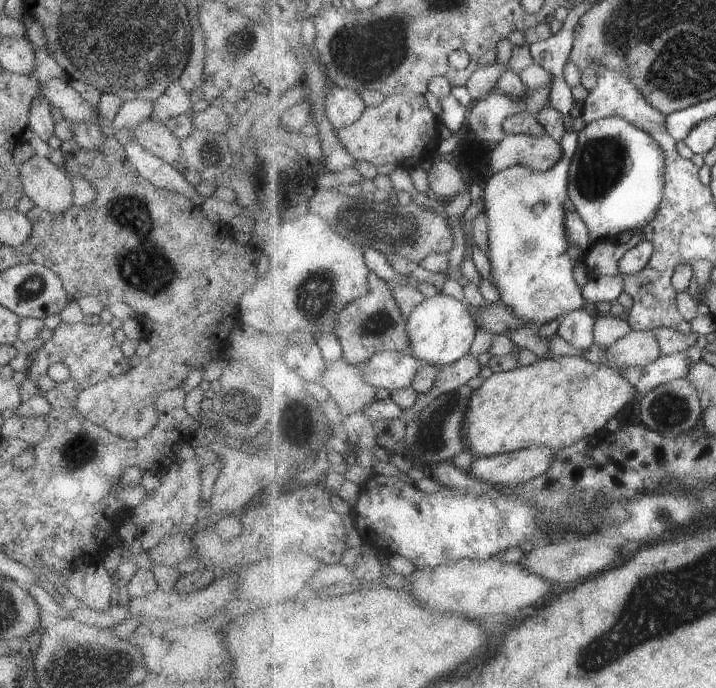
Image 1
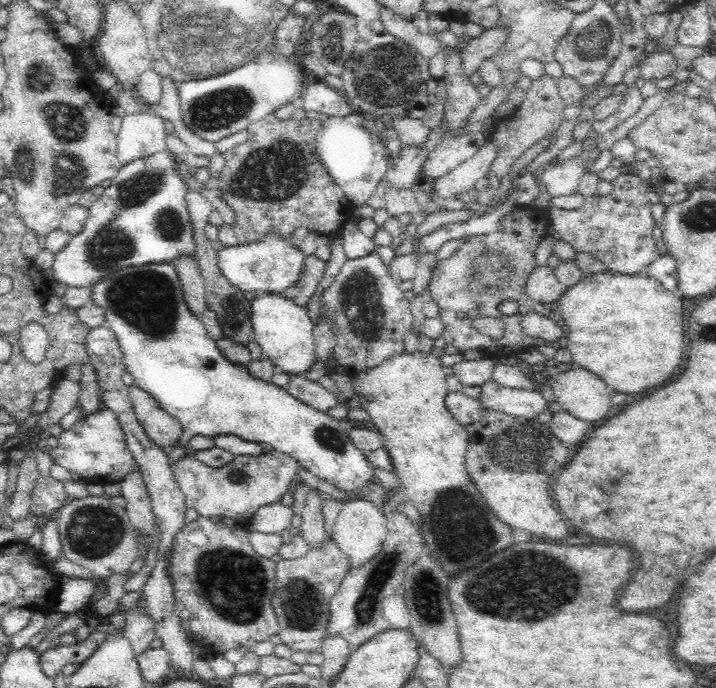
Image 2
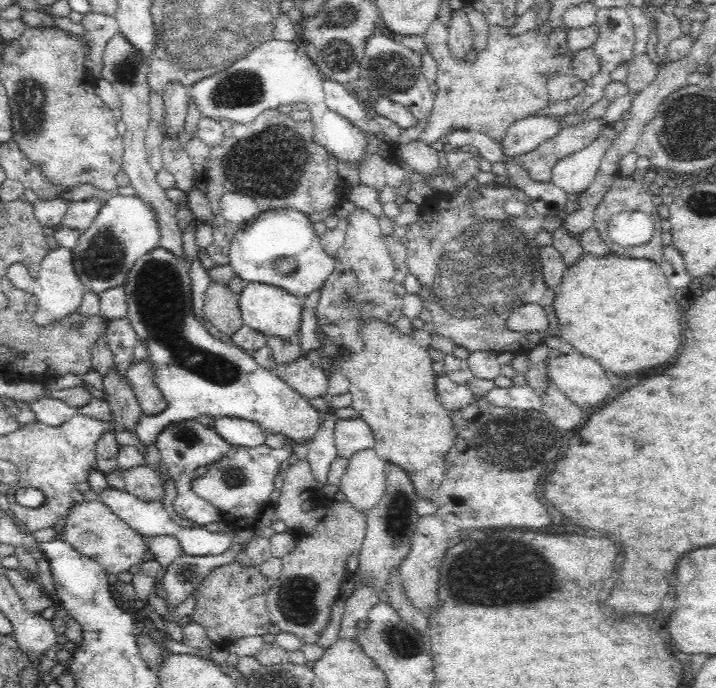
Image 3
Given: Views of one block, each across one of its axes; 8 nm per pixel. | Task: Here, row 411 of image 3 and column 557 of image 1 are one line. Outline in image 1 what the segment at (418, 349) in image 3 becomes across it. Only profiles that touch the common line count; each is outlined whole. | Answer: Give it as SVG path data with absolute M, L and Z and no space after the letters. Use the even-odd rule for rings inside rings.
M554 356L537 360L528 366L518 366L509 372L492 373L471 394L469 412L465 416L465 452L473 459L519 452L525 448L549 446L564 449L580 440L603 432L609 420L615 418L635 398L635 386L618 370L591 363L582 356Z

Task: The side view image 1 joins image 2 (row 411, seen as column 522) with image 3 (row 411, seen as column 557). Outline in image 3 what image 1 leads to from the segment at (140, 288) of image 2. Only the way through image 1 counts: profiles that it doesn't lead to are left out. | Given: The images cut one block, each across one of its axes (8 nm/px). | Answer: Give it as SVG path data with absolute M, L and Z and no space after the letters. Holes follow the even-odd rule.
M161 247L148 252L146 256L135 262L125 279L125 284L121 287L124 288L127 301L126 318L128 323L136 332L138 340L142 344L146 344L146 350L148 350L146 361L152 367L152 381L155 382L155 386L161 391L165 402L168 404L166 410L160 414L154 414L154 416L140 415L139 423L134 431L137 432L137 437L142 444L154 446L158 435L168 425L196 419L202 414L210 416L214 420L224 417L248 420L256 423L268 435L277 437L280 434L286 443L287 440L294 440L298 444L308 445L308 442L315 437L323 417L319 410L310 405L310 400L295 392L288 386L287 382L276 376L273 371L260 367L248 352L236 345L226 344L218 338L214 338L196 320L192 306L189 266L176 258L174 254Z

